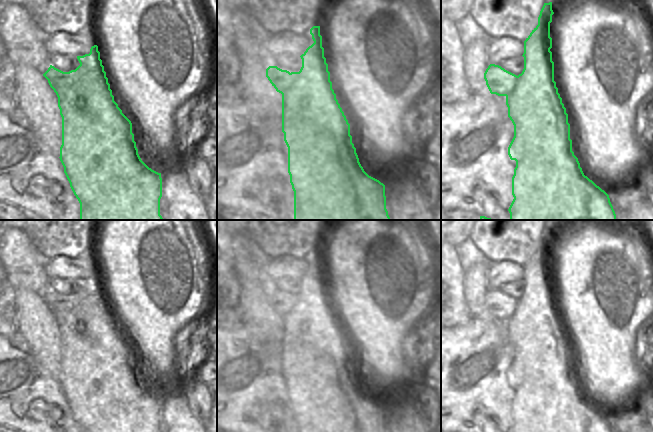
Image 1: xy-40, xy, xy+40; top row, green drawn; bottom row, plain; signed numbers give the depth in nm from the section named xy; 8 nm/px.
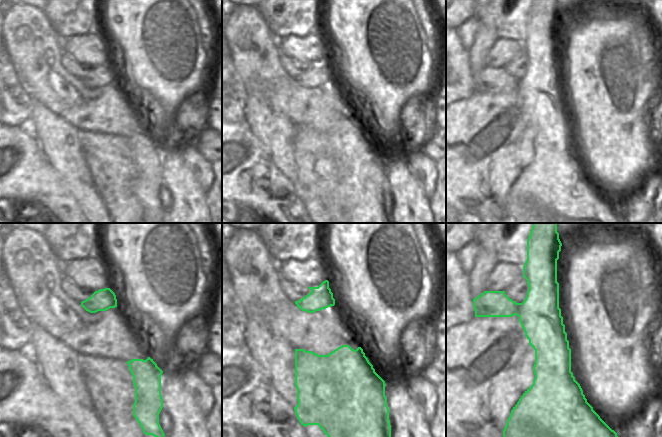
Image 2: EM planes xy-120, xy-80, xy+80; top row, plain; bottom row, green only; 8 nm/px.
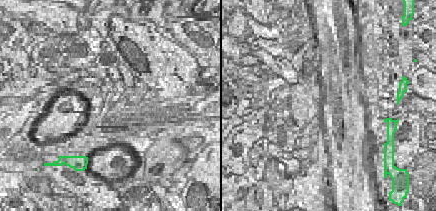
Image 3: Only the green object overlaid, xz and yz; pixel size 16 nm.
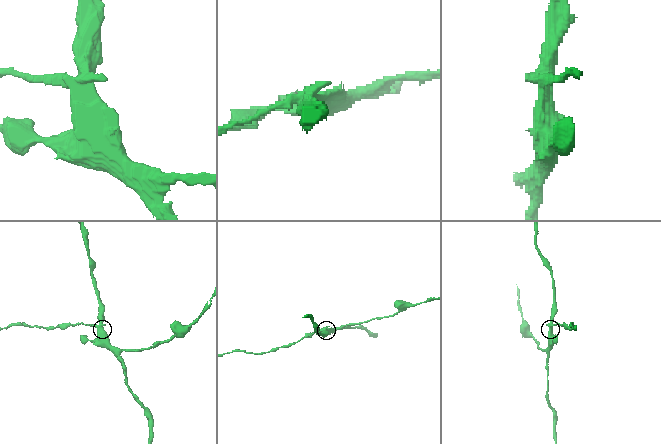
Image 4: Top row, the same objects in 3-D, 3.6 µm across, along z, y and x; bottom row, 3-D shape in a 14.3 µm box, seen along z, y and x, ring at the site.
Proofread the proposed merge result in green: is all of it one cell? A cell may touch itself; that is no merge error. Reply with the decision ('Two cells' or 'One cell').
Two cells.

